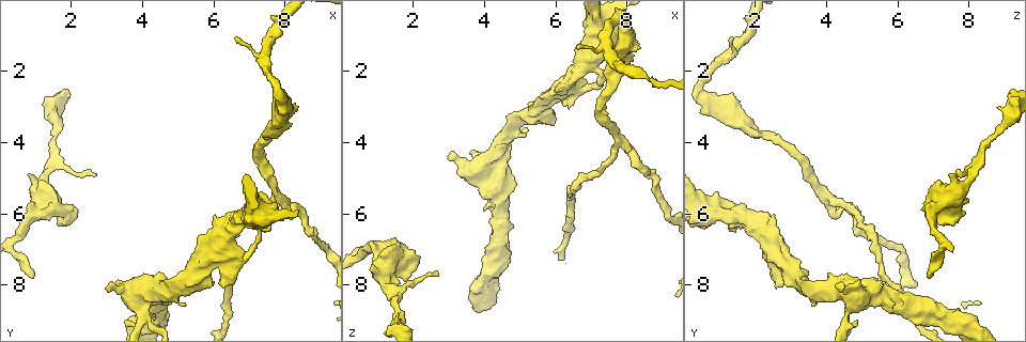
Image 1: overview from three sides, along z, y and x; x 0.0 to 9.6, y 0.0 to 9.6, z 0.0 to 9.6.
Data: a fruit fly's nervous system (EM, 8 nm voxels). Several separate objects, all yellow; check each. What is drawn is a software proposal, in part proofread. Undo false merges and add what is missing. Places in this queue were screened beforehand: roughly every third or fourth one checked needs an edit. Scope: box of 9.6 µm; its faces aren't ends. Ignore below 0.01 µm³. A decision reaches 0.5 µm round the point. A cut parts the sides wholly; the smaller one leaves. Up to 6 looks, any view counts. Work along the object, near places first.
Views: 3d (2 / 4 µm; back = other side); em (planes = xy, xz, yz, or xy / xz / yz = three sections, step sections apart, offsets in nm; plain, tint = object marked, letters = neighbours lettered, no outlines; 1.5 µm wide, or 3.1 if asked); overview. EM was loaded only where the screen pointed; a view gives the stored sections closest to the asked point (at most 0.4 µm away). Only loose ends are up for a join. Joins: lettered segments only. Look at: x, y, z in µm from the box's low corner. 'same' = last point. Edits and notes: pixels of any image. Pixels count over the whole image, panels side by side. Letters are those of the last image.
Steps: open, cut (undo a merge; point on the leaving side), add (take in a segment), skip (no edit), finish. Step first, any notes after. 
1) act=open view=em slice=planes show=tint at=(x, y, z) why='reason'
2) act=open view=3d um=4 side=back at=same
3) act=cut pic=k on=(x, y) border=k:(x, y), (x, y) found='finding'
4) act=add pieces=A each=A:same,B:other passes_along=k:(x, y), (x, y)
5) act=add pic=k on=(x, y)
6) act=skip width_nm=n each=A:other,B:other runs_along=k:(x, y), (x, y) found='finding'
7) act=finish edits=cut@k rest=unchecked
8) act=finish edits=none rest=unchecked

act=open view=3d um=4 at=(3.95, 8.60, 4.70) why='sudden change in width'

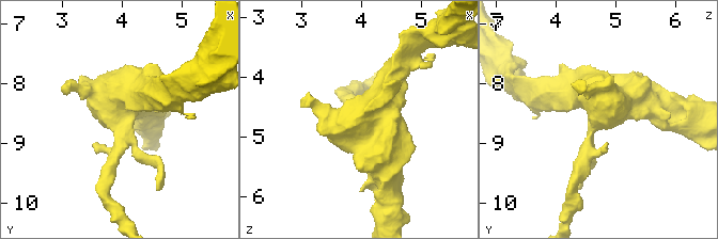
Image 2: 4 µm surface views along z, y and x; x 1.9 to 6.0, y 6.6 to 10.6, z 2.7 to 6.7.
act=open view=em slice=xy step=8 show=letters at=(4.00, 8.65, 4.65) why='now the EM'

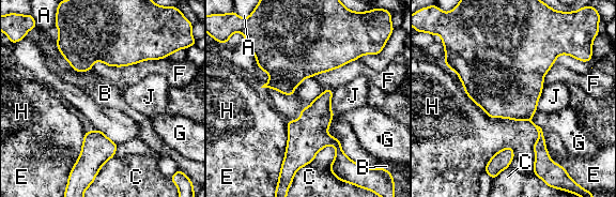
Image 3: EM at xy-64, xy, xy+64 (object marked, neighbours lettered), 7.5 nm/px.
act=open view=em slice=xz step=8 show=letters at=same why='another direction'

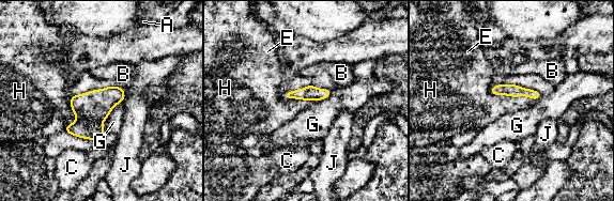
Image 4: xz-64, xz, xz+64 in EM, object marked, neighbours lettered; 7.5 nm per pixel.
act=skip longest_contact=H:360nm each=A:other,B:other,C:other,E:other,G:other,H:other,J:other found='all the same cell'

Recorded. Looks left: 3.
act=open view=3d um=4 at=(0.90, 7.75, 6.90) why='free end'

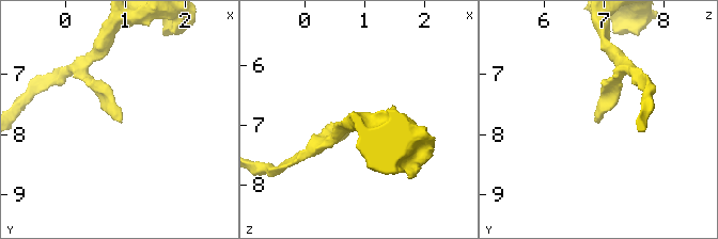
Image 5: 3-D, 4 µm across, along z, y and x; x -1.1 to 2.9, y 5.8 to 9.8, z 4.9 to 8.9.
act=open view=em slice=planes show=letters at=(0.90, 7.85, 6.80)

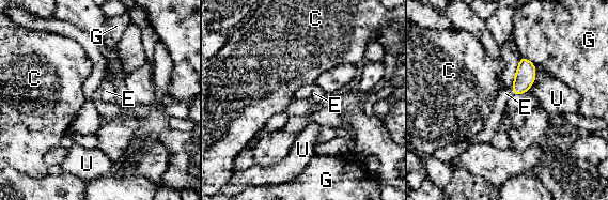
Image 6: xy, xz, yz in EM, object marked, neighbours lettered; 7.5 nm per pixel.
act=add pieces=E width_nm=130 each=C:other,E:same,G:other,U:other passes_along=6:(525, 76), (513, 91), (505, 93) found='it goes on there'

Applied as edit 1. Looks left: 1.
act=finish edits=add@6 rest=unchecked

